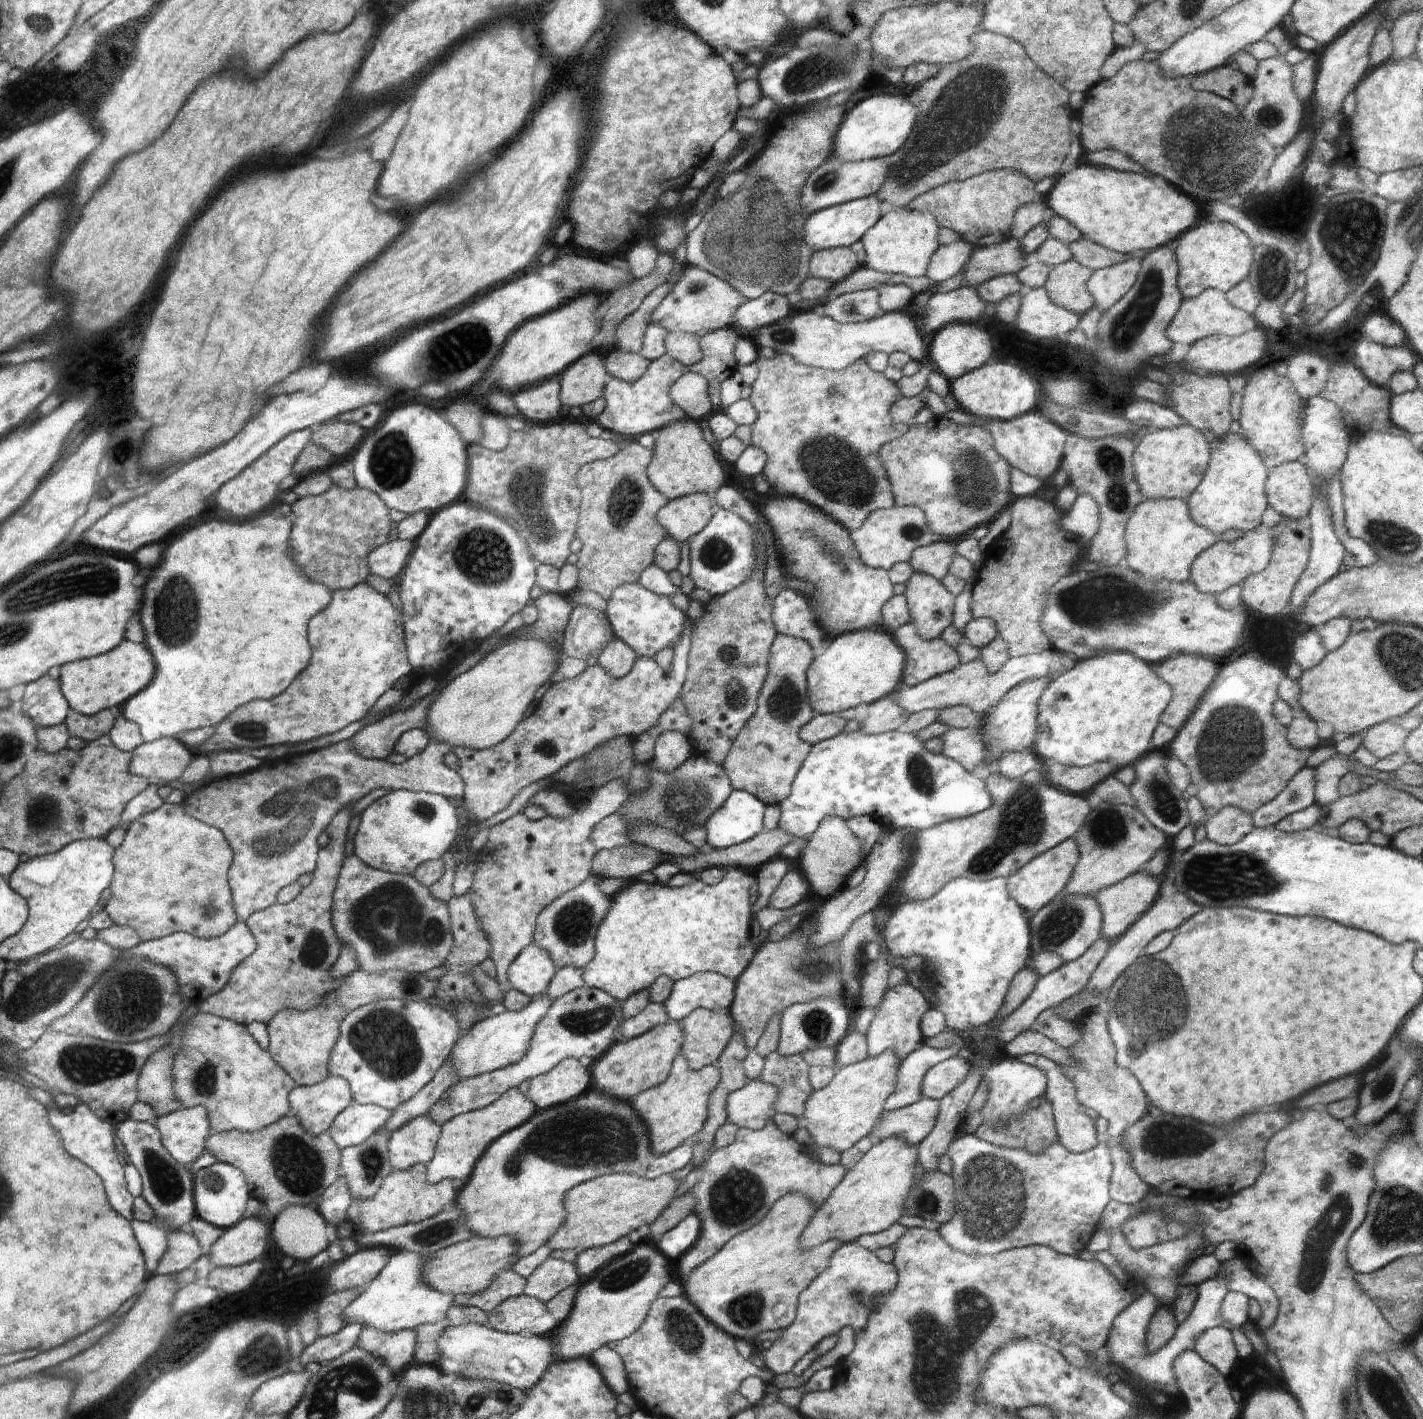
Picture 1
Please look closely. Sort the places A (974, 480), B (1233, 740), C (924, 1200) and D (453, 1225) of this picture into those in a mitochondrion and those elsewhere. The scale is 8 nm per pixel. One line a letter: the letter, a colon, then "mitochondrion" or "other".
A: mitochondrion
B: mitochondrion
C: mitochondrion
D: mitochondrion

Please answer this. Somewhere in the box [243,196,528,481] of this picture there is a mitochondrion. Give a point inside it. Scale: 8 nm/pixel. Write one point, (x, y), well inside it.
(451, 353)

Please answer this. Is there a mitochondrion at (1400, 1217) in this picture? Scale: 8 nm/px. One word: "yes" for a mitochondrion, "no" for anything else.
yes

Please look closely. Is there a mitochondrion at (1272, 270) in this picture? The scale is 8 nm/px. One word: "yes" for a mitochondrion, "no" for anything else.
yes

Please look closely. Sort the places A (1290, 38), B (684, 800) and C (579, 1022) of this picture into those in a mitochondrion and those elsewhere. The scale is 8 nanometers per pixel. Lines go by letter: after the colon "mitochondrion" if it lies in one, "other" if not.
A: other
B: mitochondrion
C: mitochondrion

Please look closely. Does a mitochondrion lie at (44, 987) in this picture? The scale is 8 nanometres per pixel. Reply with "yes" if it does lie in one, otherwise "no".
yes

